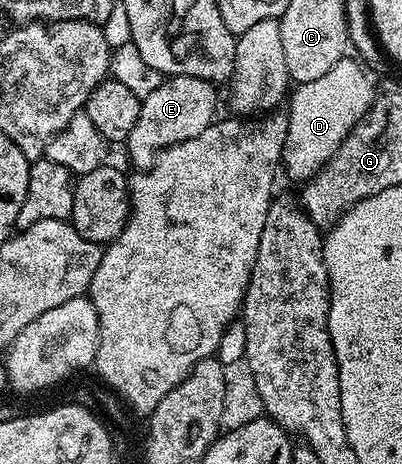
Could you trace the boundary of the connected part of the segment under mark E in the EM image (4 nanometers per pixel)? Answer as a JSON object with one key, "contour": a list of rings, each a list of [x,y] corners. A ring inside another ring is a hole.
{"contour":[[[174,75],[165,78],[154,93],[141,99],[138,125],[130,129],[126,140],[128,155],[134,162],[151,165],[160,152],[182,141],[190,141],[190,137],[198,137],[202,129],[213,123],[217,118],[216,99],[212,95],[204,95],[203,87],[206,87],[203,79],[195,79],[193,75]]]}

